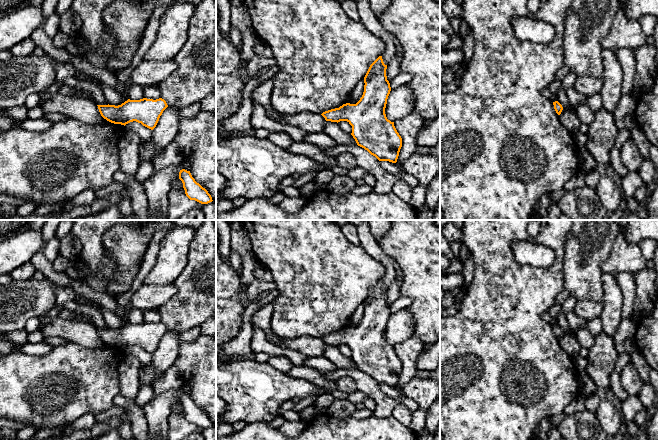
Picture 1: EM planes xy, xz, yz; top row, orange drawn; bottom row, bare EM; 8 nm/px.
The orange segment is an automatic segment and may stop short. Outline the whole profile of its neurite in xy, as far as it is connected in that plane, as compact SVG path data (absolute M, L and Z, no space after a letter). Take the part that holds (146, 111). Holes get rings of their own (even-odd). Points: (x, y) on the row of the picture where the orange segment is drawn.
M143 98L140 100L128 99L121 105L97 105L101 116L114 124L126 125L136 121L153 130L163 111L168 107L162 98L153 100Z

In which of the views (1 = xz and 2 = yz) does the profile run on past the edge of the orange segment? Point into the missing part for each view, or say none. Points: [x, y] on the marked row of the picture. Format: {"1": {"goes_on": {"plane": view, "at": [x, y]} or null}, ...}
{"1": {"goes_on": null}, "2": {"goes_on": null}}

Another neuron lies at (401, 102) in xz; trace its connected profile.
M407 84L391 89L387 99L385 114L388 120L395 122L414 111L415 98Z

